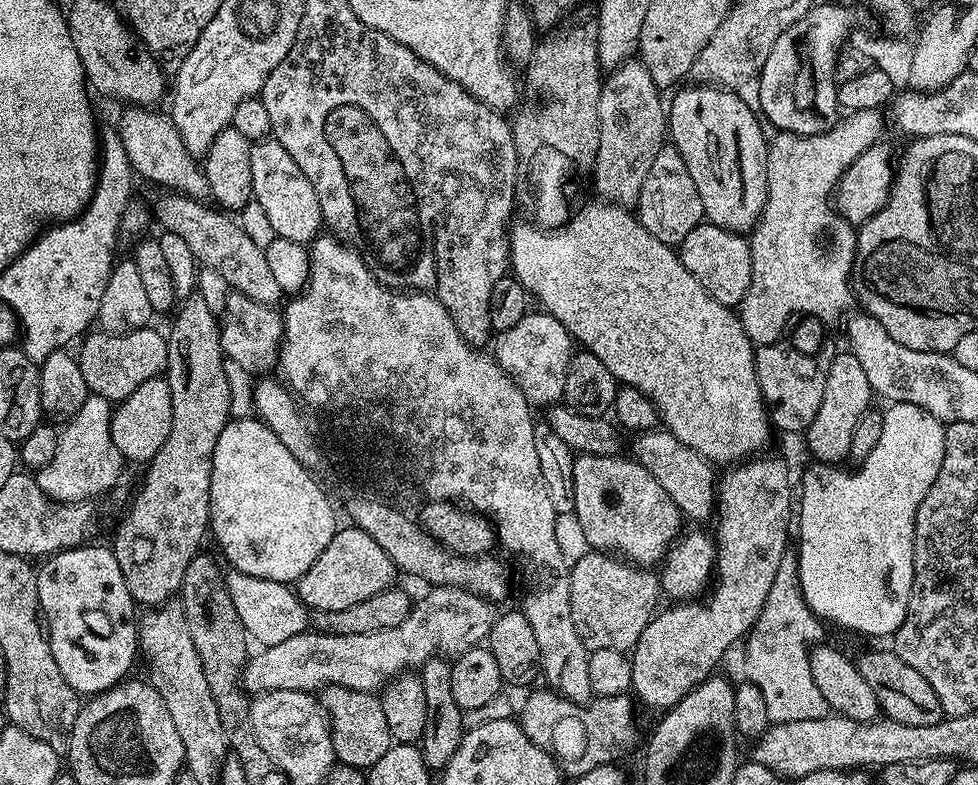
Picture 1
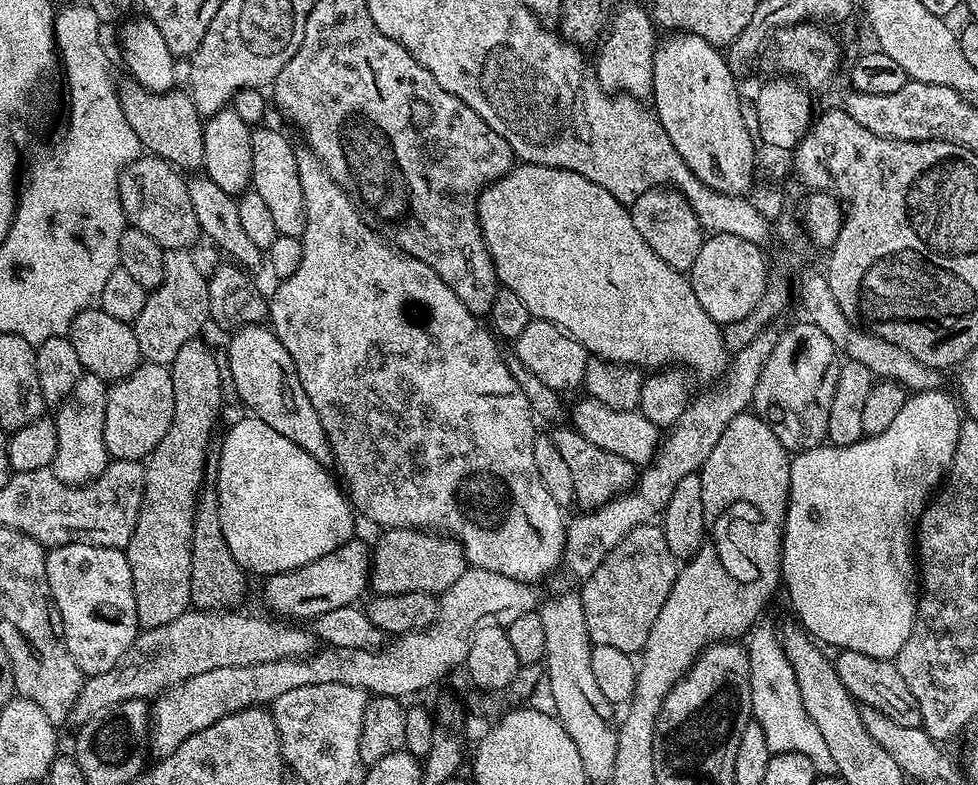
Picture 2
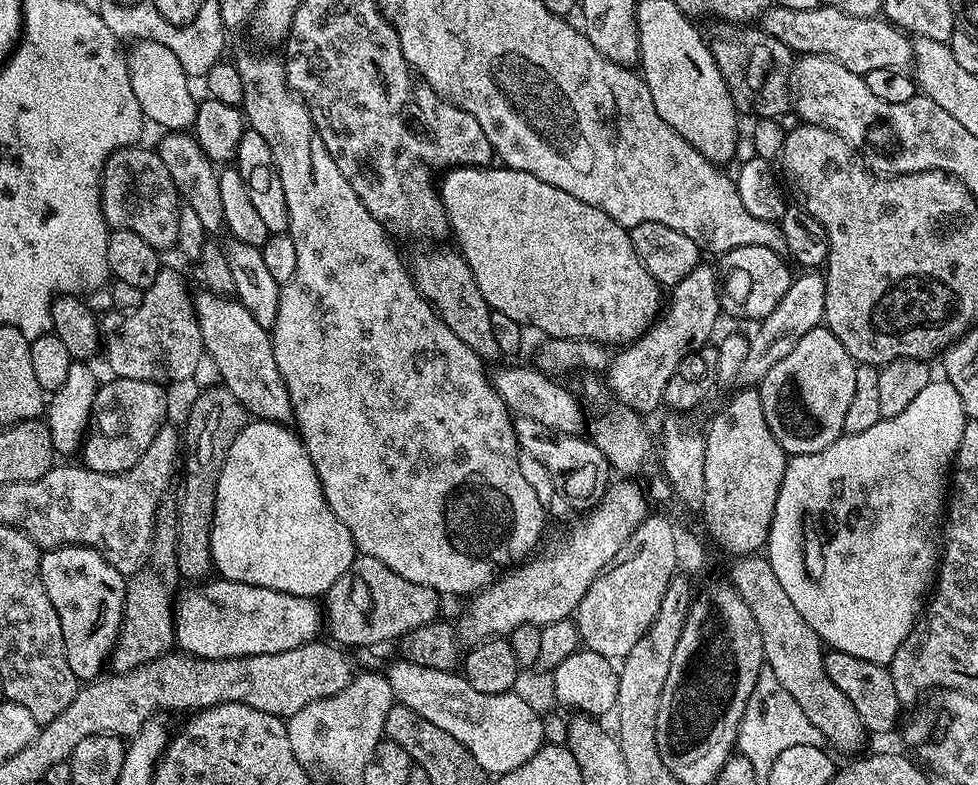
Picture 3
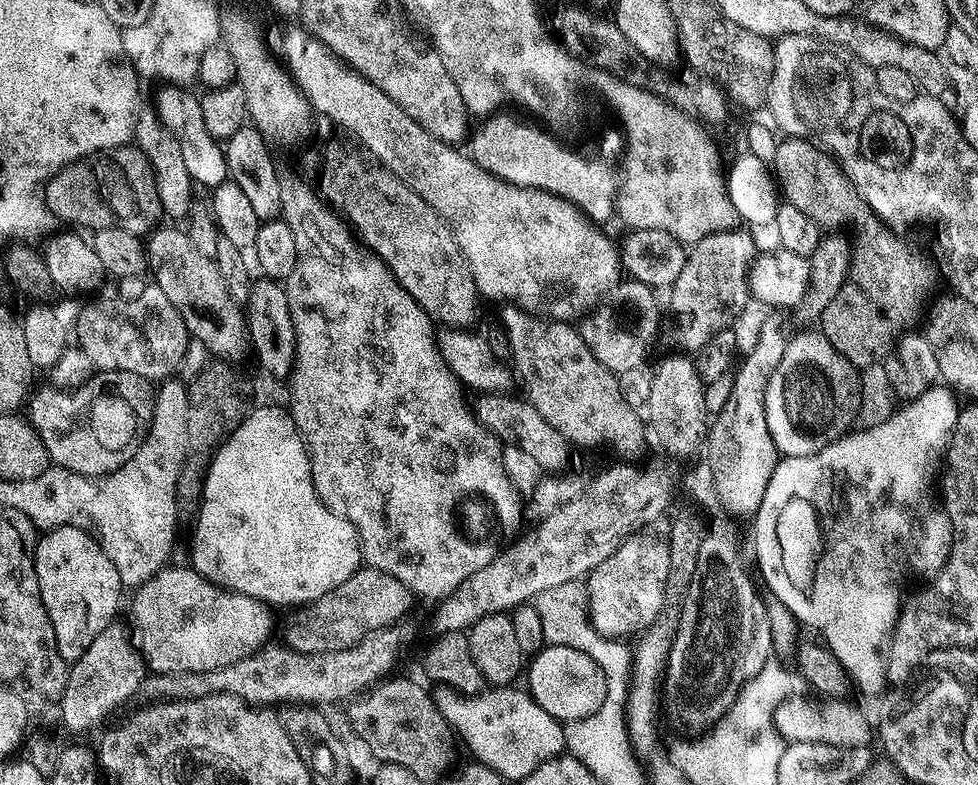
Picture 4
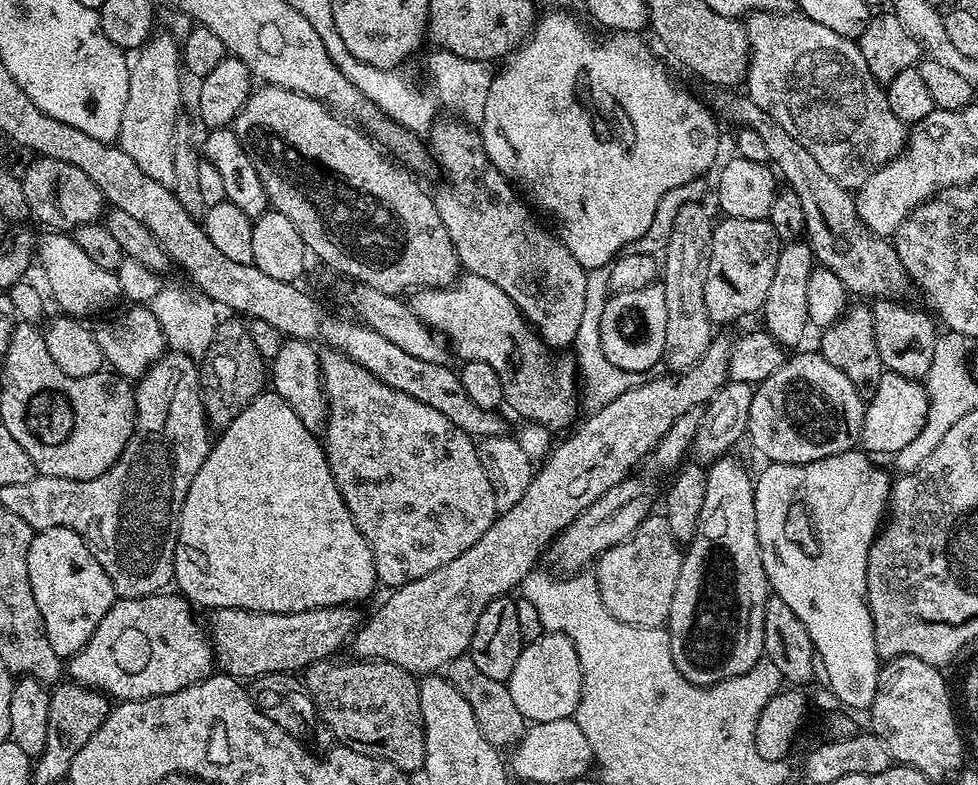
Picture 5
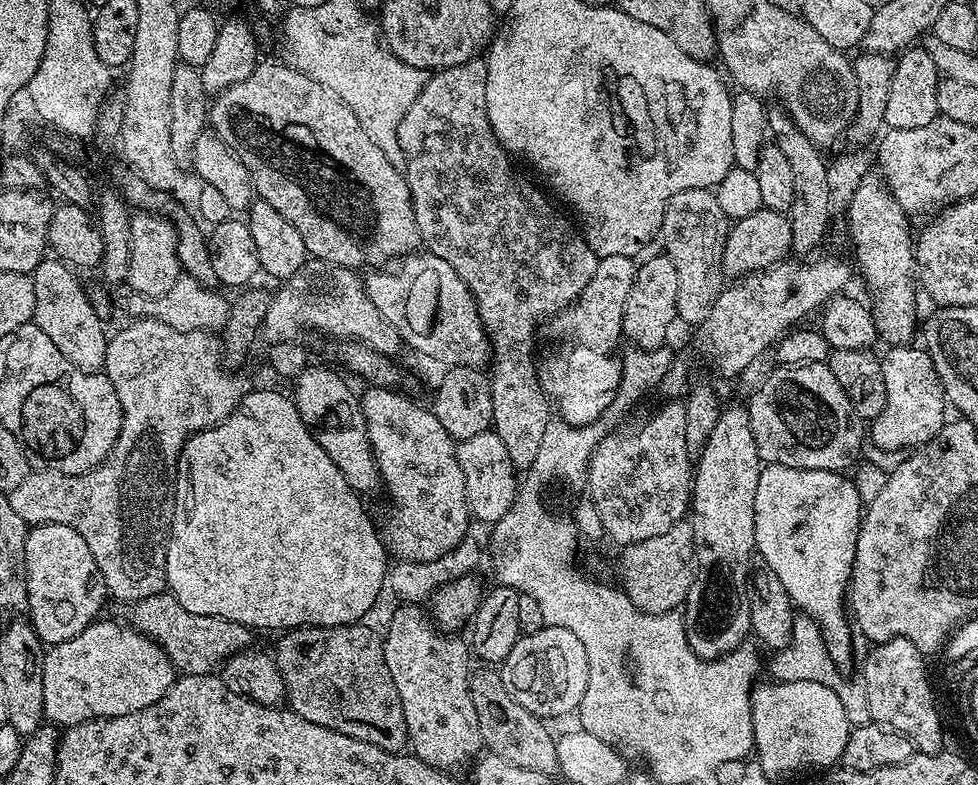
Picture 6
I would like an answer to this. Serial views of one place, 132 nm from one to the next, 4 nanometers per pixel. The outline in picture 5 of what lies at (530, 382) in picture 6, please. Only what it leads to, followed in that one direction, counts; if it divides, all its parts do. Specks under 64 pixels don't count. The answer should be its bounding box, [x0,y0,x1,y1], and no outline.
[426,118,587,349]

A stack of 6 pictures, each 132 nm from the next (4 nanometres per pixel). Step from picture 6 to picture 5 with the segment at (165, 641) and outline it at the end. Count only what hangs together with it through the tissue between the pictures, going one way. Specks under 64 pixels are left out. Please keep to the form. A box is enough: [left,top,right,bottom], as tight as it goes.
[206,604,362,678]

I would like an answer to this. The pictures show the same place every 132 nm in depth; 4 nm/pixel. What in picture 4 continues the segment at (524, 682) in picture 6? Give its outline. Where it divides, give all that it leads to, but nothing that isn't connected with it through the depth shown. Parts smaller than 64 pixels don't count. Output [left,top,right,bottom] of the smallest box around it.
[526,645,608,722]

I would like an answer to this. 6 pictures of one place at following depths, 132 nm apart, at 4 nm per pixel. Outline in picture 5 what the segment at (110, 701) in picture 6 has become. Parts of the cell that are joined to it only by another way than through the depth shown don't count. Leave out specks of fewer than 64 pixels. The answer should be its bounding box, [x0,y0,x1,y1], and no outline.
[67,590,214,702]

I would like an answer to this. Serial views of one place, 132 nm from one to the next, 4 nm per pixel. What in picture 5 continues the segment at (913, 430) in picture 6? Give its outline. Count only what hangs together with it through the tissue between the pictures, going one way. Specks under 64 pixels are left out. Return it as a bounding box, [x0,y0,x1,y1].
[859,371,928,454]

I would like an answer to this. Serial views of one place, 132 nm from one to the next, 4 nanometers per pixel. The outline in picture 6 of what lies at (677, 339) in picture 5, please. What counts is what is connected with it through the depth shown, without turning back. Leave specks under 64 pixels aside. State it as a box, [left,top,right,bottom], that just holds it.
[660,188,730,326]

